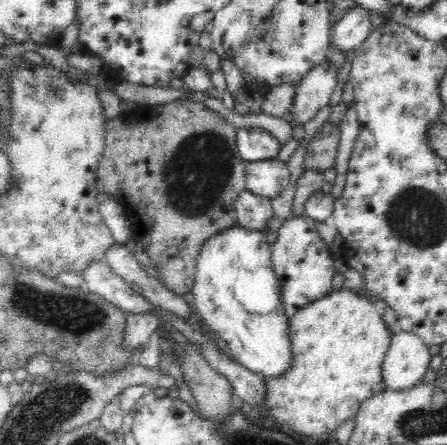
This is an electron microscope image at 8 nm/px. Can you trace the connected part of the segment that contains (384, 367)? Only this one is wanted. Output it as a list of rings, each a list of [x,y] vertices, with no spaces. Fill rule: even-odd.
[[[397,330],[391,335],[390,344],[386,351],[386,356],[380,366],[380,375],[382,375],[382,391],[401,391],[412,388],[420,383],[422,374],[428,370],[428,363],[431,356],[428,351],[429,346],[422,343],[420,337]]]

